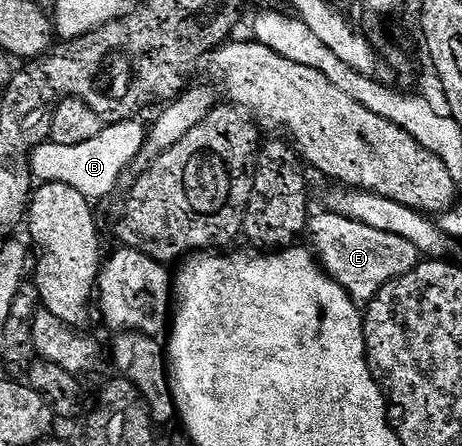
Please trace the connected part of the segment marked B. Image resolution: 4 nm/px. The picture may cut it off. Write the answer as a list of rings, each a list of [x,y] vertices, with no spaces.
[[[137,121],[101,126],[98,137],[82,141],[82,145],[58,145],[45,141],[32,151],[31,169],[33,180],[40,183],[61,183],[78,189],[82,197],[90,201],[104,199],[120,183],[124,170],[146,147],[146,127]]]

